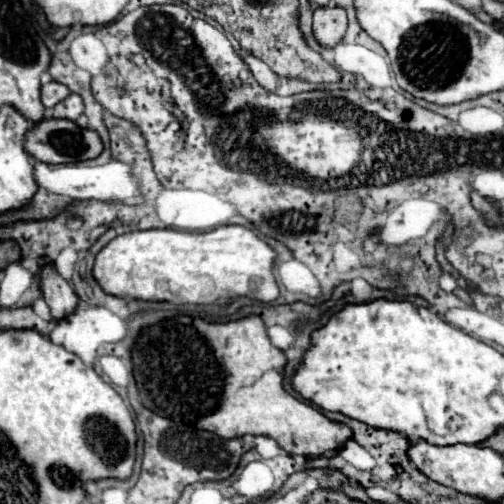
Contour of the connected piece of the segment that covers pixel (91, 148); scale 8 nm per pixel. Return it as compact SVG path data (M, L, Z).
M44 118L36 122L28 132L24 140L24 150L38 162L46 164L62 164L62 162L78 162L78 160L90 160L96 158L102 152L100 136L92 130L80 128L76 122L70 120L56 120L56 118Z

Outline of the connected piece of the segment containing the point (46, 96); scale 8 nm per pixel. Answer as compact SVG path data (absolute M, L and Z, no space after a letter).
M48 82L48 84L42 86L40 94L42 94L42 104L44 104L44 108L54 108L58 102L62 102L62 100L70 94L70 90L68 90L64 84Z

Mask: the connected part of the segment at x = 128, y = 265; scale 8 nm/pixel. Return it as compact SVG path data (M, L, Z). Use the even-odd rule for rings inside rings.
M220 226L210 232L184 232L184 230L142 230L116 236L104 246L94 264L94 278L104 292L114 296L132 296L140 300L168 300L174 304L226 304L234 296L250 296L262 302L278 298L278 286L272 276L274 262L272 248L256 236L254 230L244 226Z

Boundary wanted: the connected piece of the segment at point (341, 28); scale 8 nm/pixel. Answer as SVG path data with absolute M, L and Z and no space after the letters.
M318 6L314 10L314 34L322 46L336 46L346 34L346 10L340 6Z

